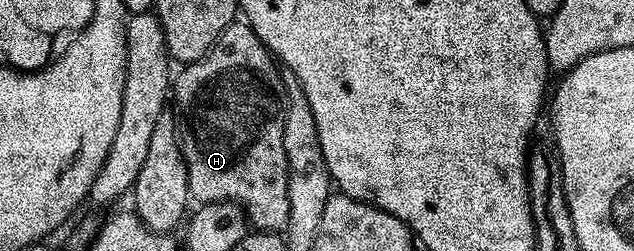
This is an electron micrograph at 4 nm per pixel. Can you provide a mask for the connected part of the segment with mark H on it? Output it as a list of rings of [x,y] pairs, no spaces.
[[[233,22],[222,30],[214,46],[201,60],[183,65],[179,70],[181,72],[174,76],[174,104],[176,100],[180,149],[188,175],[189,197],[200,204],[231,200],[243,207],[253,229],[283,233],[290,218],[288,163],[286,146],[282,146],[286,97],[280,68],[272,53],[249,24]]]

